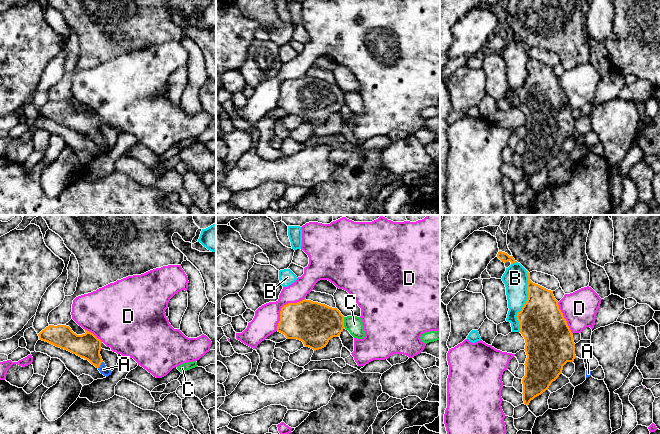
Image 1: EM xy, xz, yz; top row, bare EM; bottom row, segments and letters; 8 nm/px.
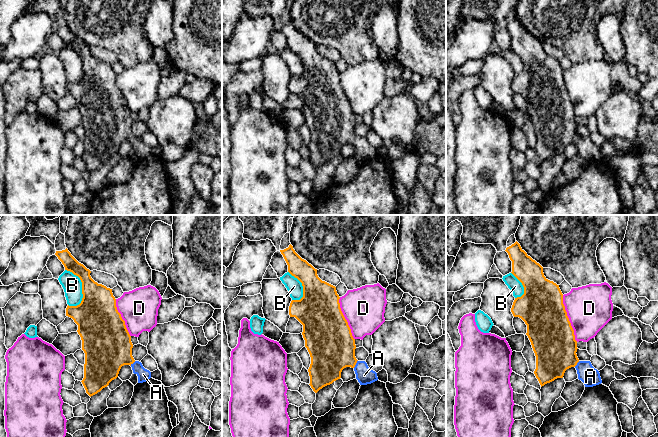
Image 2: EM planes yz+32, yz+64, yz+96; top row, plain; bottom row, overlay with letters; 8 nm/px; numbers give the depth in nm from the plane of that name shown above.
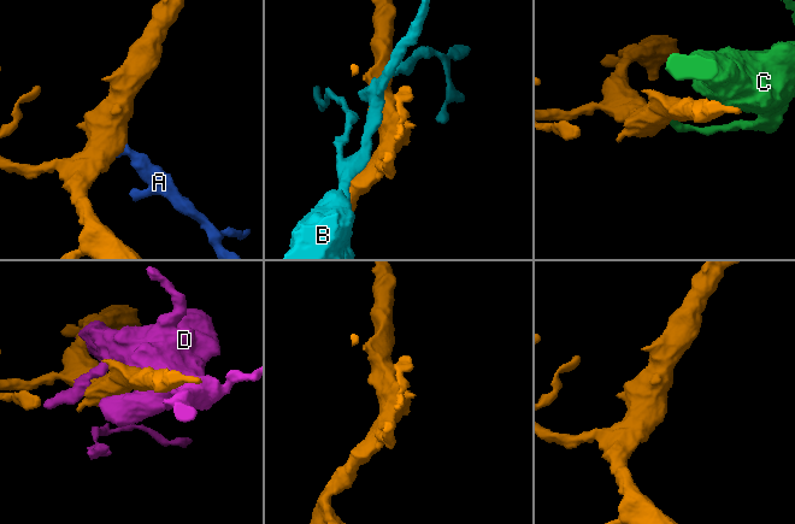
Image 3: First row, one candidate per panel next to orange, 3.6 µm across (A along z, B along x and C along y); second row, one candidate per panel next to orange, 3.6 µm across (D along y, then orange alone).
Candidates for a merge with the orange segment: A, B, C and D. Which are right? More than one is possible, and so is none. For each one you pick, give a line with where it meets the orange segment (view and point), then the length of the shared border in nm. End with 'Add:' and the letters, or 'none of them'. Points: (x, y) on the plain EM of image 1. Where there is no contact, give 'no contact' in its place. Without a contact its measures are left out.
A: meets orange in xy at (100, 140); contact 70 nm long
Add: A

